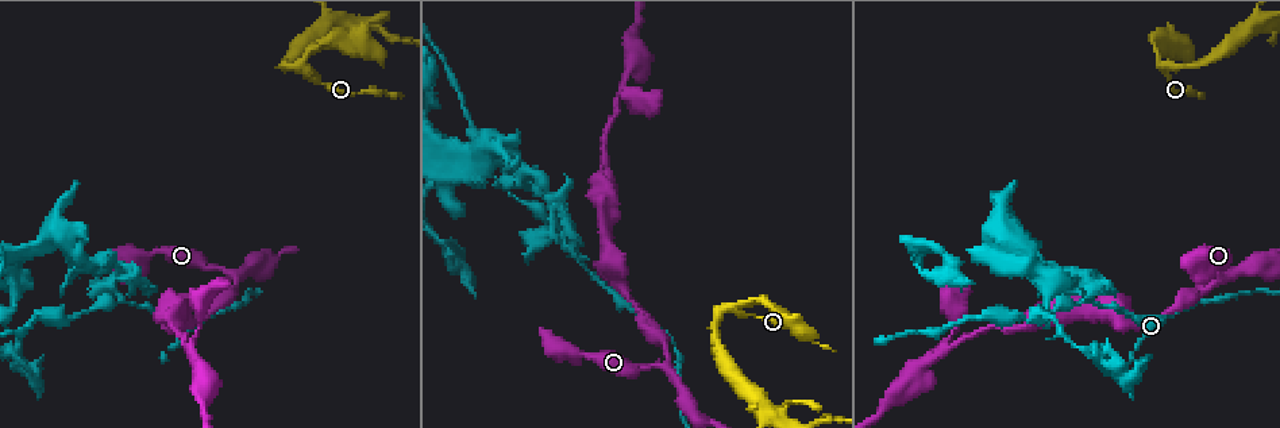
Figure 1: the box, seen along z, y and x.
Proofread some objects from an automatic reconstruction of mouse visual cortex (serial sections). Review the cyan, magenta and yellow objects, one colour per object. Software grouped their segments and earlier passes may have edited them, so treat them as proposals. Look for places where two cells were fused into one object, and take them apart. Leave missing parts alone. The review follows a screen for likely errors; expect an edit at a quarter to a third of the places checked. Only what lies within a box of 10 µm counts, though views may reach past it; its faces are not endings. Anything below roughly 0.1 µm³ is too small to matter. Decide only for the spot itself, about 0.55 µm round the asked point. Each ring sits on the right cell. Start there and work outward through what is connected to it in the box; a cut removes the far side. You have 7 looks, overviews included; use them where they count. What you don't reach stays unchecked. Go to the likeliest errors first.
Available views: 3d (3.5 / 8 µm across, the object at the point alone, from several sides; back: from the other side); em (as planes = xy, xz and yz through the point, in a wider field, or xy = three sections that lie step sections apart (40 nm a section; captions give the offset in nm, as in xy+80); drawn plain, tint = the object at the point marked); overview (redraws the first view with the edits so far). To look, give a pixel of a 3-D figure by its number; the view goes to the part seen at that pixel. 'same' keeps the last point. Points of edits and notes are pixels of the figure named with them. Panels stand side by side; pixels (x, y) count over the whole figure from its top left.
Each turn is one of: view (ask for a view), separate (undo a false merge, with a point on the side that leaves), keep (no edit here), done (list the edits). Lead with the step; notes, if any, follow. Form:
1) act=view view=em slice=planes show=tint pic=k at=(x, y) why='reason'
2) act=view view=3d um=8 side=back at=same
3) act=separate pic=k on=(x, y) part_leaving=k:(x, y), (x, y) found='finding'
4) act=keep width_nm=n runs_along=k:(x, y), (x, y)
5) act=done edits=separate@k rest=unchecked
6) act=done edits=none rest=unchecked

act=view view=3d um=8 pic=1 at=(129, 305) why='two arms in line, one across'

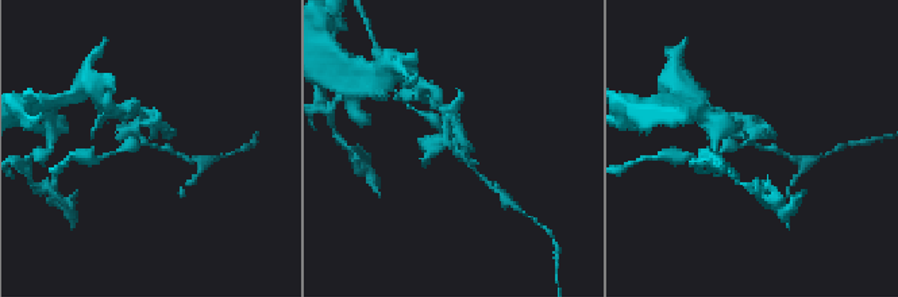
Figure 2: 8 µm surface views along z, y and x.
act=view view=em slice=xy step=5 show=tint at=same why='need the tissue'

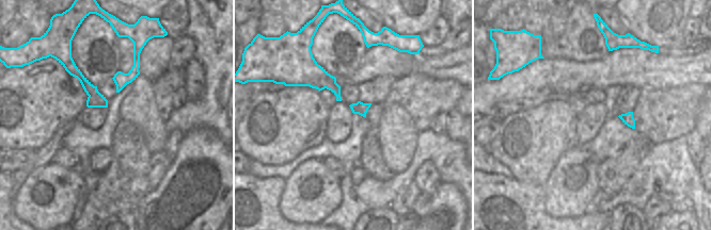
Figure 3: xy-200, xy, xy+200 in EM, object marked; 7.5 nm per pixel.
act=separate pic=2 on=(438, 146) part_leaving=2:(751, 142), (748, 118), (725, 114) found='a second cell is stuck on'

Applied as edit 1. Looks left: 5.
act=view view=3d um=8 pic=1 at=(723, 310) why='sharp bend'

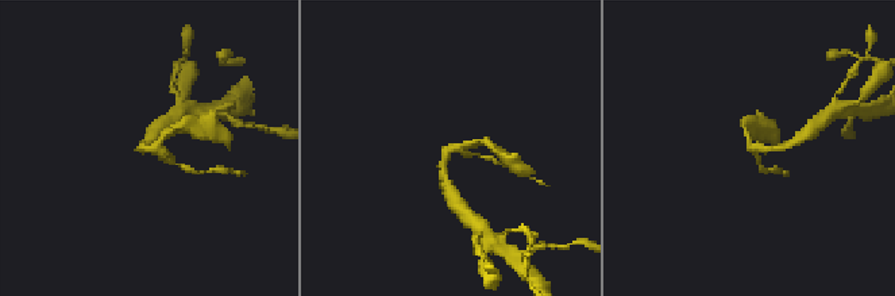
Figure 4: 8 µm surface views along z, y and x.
act=view view=3d um=3.5 at=same why='zoom in'

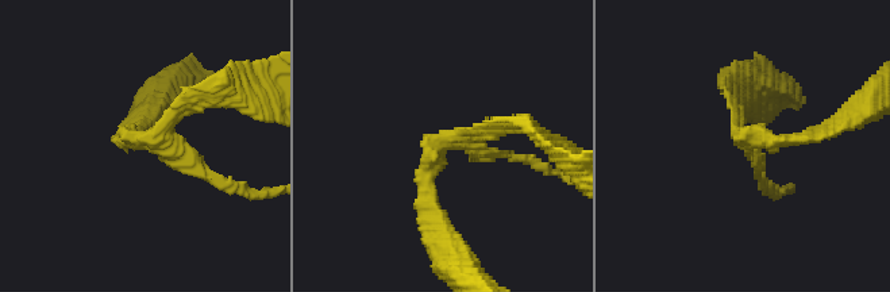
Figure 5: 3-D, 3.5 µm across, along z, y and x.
act=view view=em slice=xy step=5 show=tint pic=5 at=(445, 144) why='need the tissue'

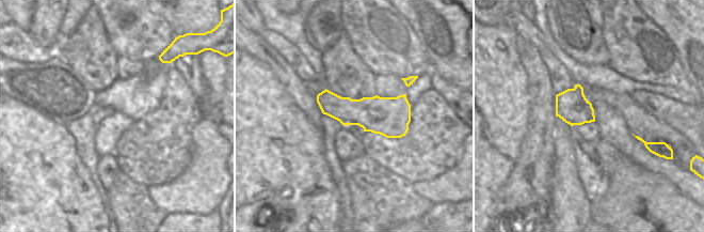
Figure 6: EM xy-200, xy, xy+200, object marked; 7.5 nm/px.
act=keep found='all the same cell'

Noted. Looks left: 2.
act=done edits=separate@2 rest=unchecked

